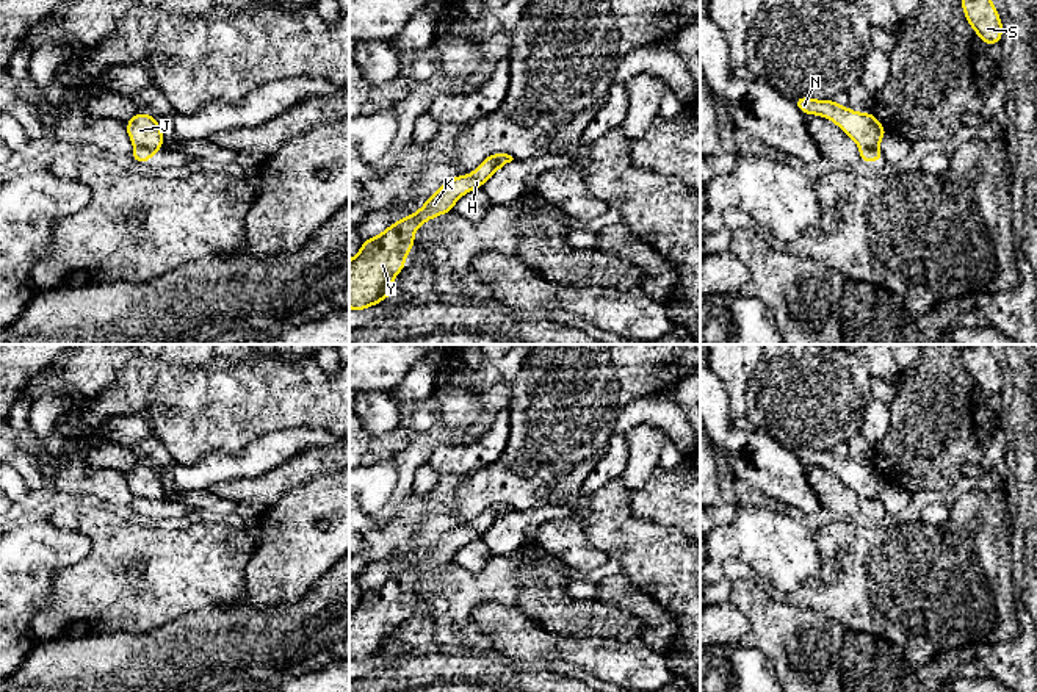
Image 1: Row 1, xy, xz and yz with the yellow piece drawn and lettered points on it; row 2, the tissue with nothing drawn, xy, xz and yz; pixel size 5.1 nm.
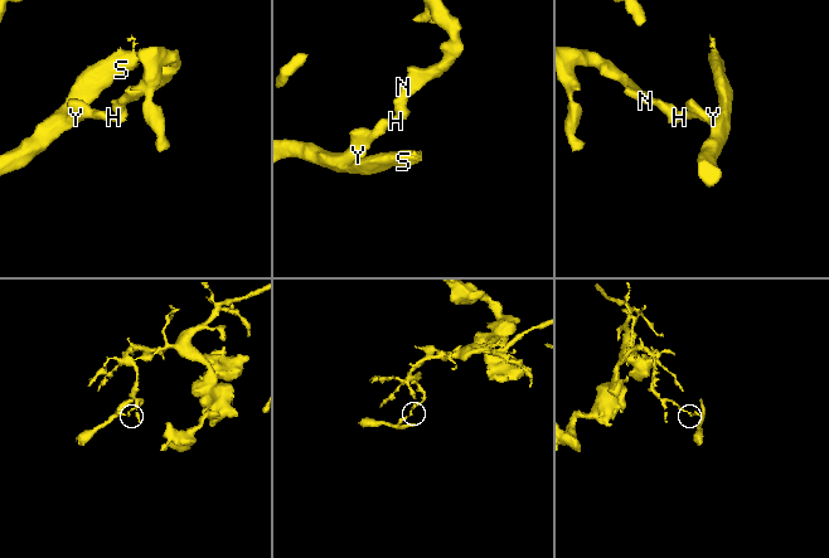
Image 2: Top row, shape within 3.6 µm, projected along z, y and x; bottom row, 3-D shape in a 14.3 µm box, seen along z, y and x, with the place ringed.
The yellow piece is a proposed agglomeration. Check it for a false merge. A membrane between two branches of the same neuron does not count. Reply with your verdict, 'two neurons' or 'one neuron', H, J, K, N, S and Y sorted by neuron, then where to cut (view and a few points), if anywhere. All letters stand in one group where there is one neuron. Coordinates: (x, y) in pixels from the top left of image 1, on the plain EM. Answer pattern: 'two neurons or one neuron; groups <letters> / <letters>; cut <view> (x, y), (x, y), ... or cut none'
two neurons; groups H K S Y / J N; cut xy (135, 495), (155, 501)

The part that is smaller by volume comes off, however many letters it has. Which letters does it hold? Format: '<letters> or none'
H, K, S, Y

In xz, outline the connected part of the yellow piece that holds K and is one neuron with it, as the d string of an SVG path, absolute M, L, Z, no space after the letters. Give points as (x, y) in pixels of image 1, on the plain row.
M492 504L470 526L445 532L417 564L390 575L381 586L362 592L362 600L349 611L349 659L365 661L390 648L392 631L403 622L406 604L415 600L417 579L451 562L459 548L473 539L481 539L497 520L500 514Z

